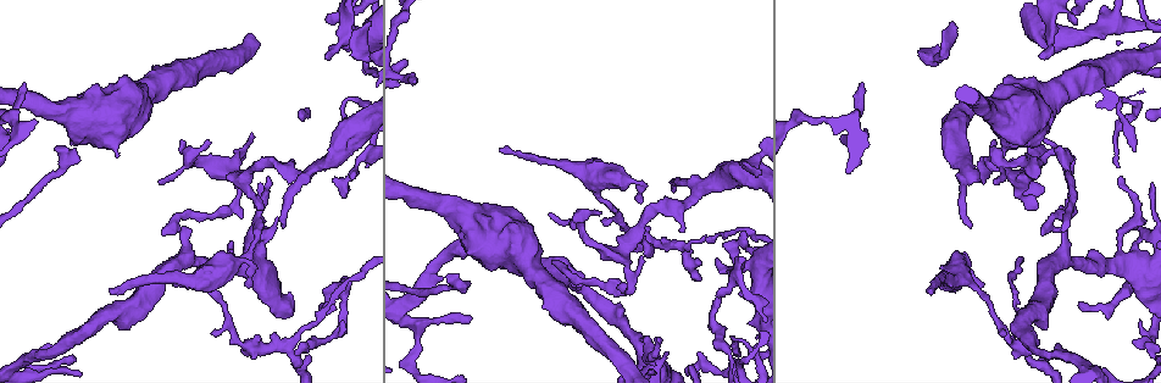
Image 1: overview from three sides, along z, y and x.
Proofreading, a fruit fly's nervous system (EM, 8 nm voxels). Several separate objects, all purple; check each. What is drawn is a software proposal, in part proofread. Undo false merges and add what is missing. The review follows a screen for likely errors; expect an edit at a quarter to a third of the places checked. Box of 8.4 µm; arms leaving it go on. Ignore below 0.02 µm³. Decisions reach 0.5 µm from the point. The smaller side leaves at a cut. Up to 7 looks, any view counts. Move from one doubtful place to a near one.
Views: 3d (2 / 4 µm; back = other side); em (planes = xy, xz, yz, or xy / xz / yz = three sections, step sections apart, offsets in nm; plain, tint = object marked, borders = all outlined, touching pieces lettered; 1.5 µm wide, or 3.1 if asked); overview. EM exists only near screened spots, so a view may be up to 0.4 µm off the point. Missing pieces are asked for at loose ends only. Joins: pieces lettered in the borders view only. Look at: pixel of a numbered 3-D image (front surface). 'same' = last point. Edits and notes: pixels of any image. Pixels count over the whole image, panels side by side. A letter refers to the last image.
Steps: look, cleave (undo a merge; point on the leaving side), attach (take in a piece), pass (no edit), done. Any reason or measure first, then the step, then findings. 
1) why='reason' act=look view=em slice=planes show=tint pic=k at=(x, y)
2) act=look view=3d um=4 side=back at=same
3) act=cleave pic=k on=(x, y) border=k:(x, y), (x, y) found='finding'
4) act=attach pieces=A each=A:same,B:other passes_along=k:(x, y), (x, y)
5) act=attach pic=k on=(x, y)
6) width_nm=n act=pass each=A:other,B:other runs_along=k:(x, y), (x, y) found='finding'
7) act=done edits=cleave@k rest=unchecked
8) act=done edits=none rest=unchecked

why='thin end' act=look view=3d um=2 pic=1 at=(1001, 336)

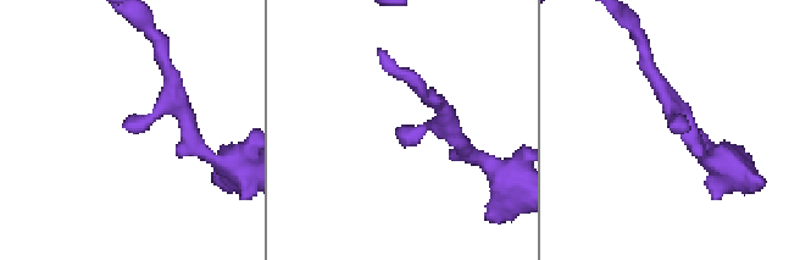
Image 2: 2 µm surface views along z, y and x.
act=look view=em slice=xy step=8 show=borders pic=2 at=(674, 125)

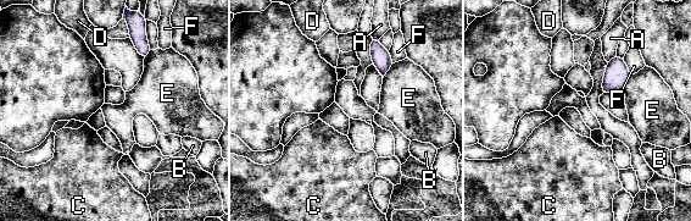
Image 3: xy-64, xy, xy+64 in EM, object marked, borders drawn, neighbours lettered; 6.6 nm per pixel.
act=pass each=A:other,B:other,C:other,D:other,E:other,F:other border=3:(623, 57), (631, 75) found='none of them fits'

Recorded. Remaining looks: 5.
why='tapers out' act=look view=3d um=4 pic=1 at=(341, 321)

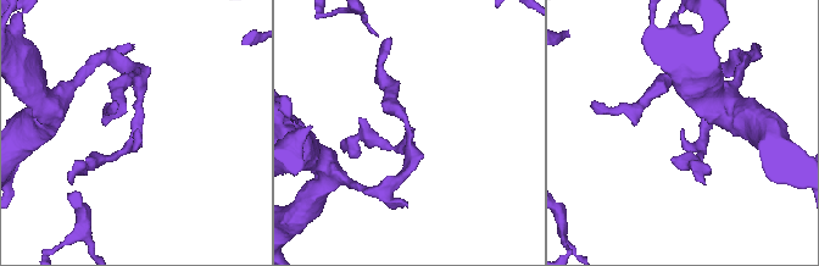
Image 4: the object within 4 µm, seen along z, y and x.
why='shape alone is not enough' act=look view=em slice=planes show=borders pic=4 at=(136, 129)

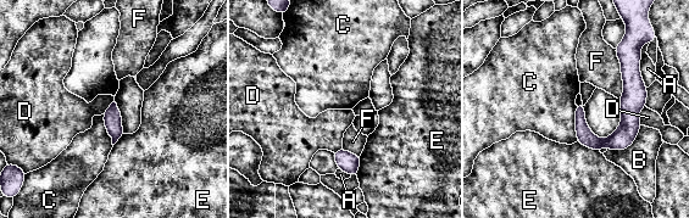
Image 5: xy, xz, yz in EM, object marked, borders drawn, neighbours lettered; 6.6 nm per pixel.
width_nm=100 act=pass each=A:other,B:other,C:other,D:other,E:other,F:other found='no lettered piece goes on from it'

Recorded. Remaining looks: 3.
why='abrupt turn' act=look view=3d um=2 pic=1 at=(231, 209)

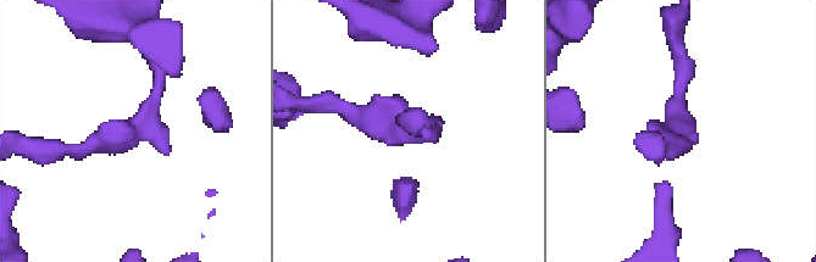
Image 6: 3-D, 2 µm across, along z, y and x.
act=look view=em slice=yz step=4 show=borders pic=6 at=(136, 128)

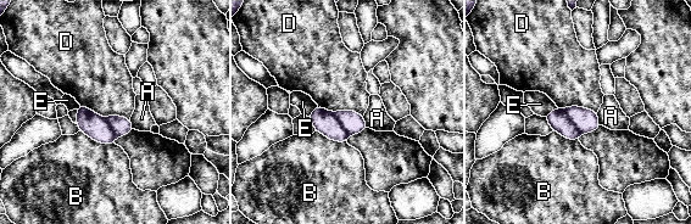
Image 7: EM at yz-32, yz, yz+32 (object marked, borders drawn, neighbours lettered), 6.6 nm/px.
why='another direction' act=look view=em slice=planes show=borders at=same

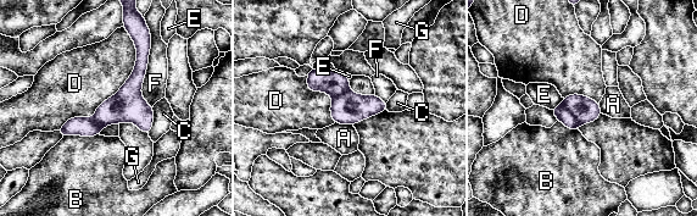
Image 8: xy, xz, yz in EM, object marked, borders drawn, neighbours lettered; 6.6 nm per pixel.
longest_contact=D:800nm act=pass each=A:other,B:other,C:other,D:other,E:other,F:other,G:other border=8:(123, 27), (133, 72), (56, 129) found='continuous, no second neuron'

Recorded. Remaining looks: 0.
act=done edits=none rest=unchecked

